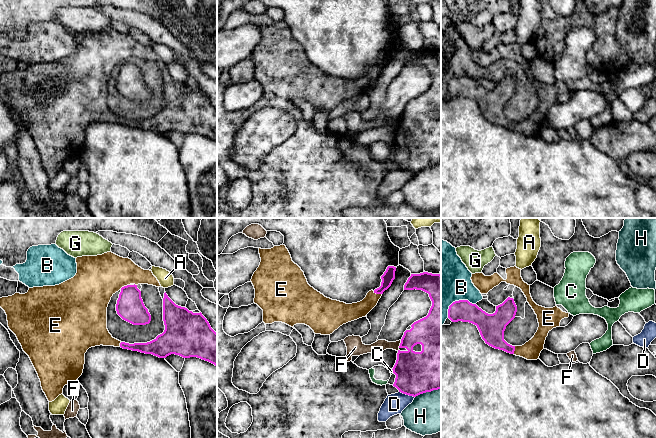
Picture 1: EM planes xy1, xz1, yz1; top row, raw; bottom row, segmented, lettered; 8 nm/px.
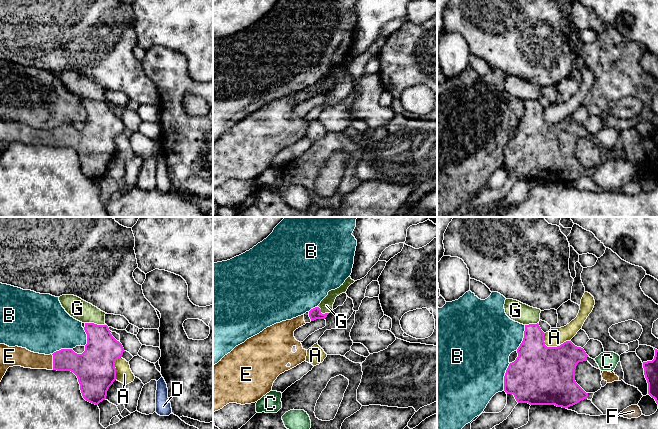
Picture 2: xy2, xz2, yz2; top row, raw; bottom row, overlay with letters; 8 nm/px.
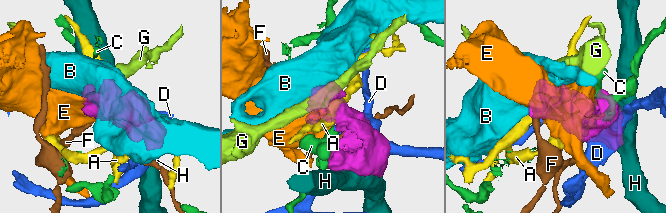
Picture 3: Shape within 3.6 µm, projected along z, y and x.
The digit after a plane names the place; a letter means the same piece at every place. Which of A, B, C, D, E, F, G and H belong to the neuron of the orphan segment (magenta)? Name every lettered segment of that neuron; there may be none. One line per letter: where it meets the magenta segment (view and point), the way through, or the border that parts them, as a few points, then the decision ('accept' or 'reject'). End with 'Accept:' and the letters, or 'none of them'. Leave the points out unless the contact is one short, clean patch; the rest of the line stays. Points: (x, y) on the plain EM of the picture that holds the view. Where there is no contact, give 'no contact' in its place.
A: meets magenta in yz2 at (553, 123); reject
B: meets magenta in yz1 at (456, 77); reject
C: meets magenta in xz1 at (393, 147); border along xz1 (391, 145), (393, 148); reject
D: meets magenta in xz1 at (407, 170); reject
E: meets magenta in xy2 at (53, 138); accept
F: meets magenta in xz1 at (400, 120); reject
G: meets magenta in xy2 at (95, 100); border along xy2 (85, 98), (105, 101); reject
H: meets magenta in xz1 at (427, 167); reject
Accept: E

